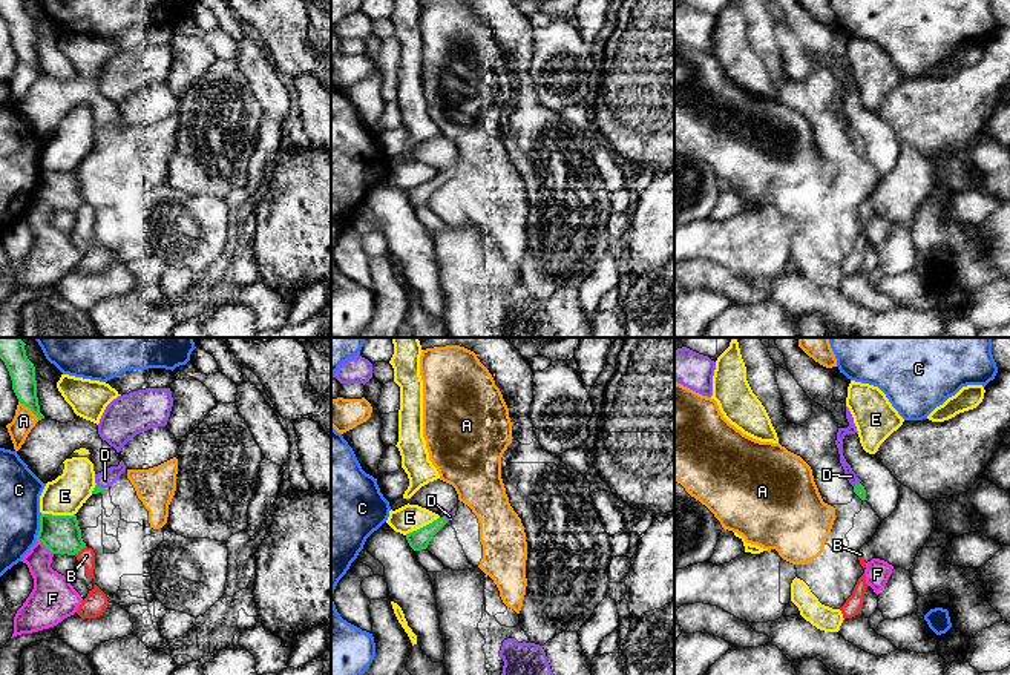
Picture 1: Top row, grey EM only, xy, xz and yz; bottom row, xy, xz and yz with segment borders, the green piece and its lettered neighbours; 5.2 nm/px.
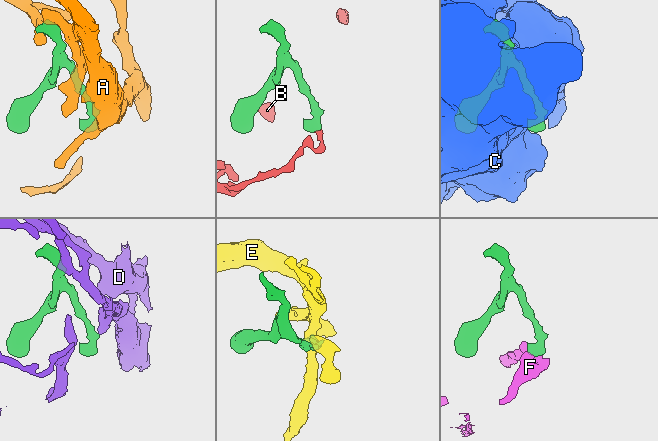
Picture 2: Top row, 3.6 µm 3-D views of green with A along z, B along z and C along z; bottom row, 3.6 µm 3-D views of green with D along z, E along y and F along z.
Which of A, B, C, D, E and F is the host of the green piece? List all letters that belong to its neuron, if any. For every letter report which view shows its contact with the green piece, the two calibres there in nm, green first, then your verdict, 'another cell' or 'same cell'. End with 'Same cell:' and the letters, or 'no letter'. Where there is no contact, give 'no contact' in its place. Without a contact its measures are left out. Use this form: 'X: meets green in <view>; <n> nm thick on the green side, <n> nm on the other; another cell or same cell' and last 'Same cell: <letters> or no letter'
A: meets green in xy; 140 nm thick on the green side, 120 nm on the other; another cell
B: meets green in xy; 200 nm thick on the green side, 90 nm on the other; another cell
C: meets green in xy; 200 nm thick on the green side, 220 nm on the other; another cell
D: meets green in yz; 60 nm thick on the green side, 50 nm on the other; same cell
E: meets green in xz; 100 nm thick on the green side, 140 nm on the other; another cell
F: meets green in xy; 200 nm thick on the green side, 200 nm on the other; another cell
Same cell: D

